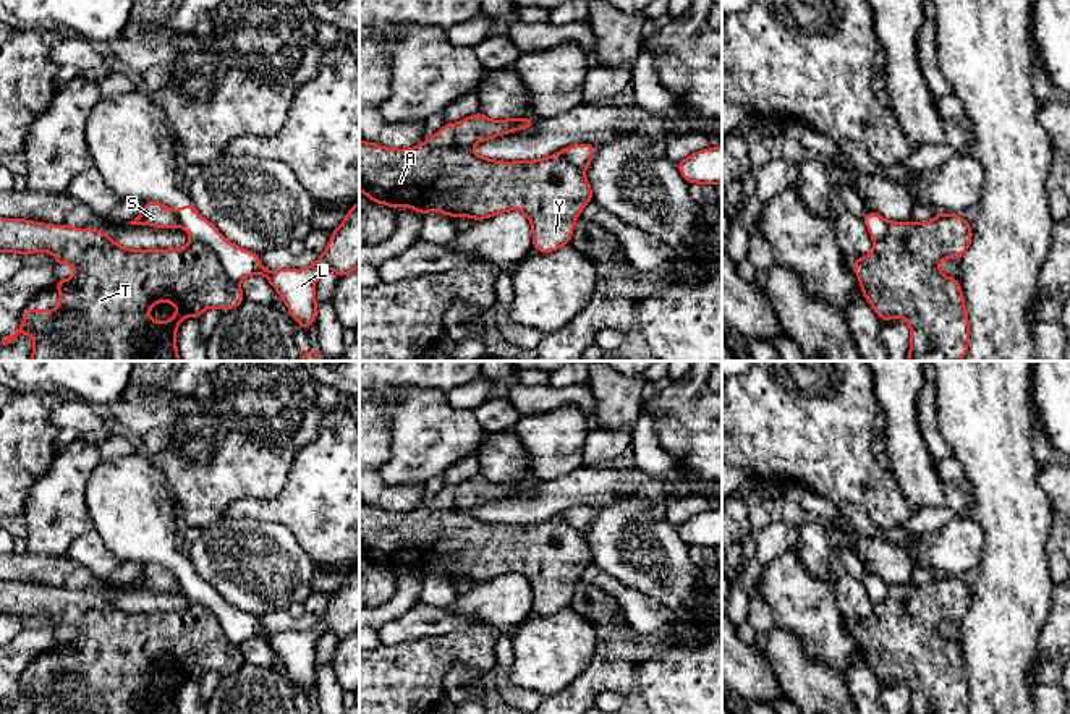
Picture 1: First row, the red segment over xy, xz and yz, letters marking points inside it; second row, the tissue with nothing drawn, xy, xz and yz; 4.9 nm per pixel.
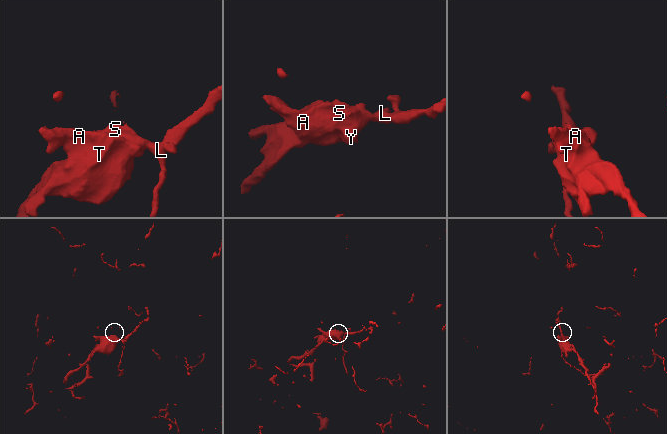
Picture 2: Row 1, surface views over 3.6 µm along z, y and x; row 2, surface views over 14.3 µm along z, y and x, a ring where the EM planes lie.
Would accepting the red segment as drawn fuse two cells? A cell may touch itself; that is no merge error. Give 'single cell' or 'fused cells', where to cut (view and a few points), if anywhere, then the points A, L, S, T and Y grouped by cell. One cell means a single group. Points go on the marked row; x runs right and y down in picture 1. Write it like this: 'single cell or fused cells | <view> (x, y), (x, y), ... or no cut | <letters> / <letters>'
fused cells | xy (191, 237), (204, 243), (216, 254), (222, 269), (238, 284) | A S T Y / L

